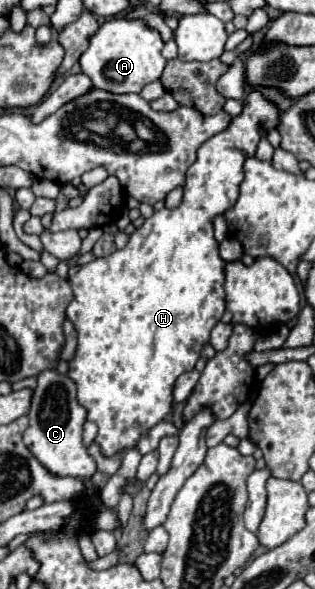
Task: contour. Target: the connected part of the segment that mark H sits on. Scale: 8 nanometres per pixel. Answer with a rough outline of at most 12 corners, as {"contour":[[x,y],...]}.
{"contour":[[258,91],[180,207],[70,277],[68,375],[106,457],[170,413],[224,313],[212,219],[272,129]]}

